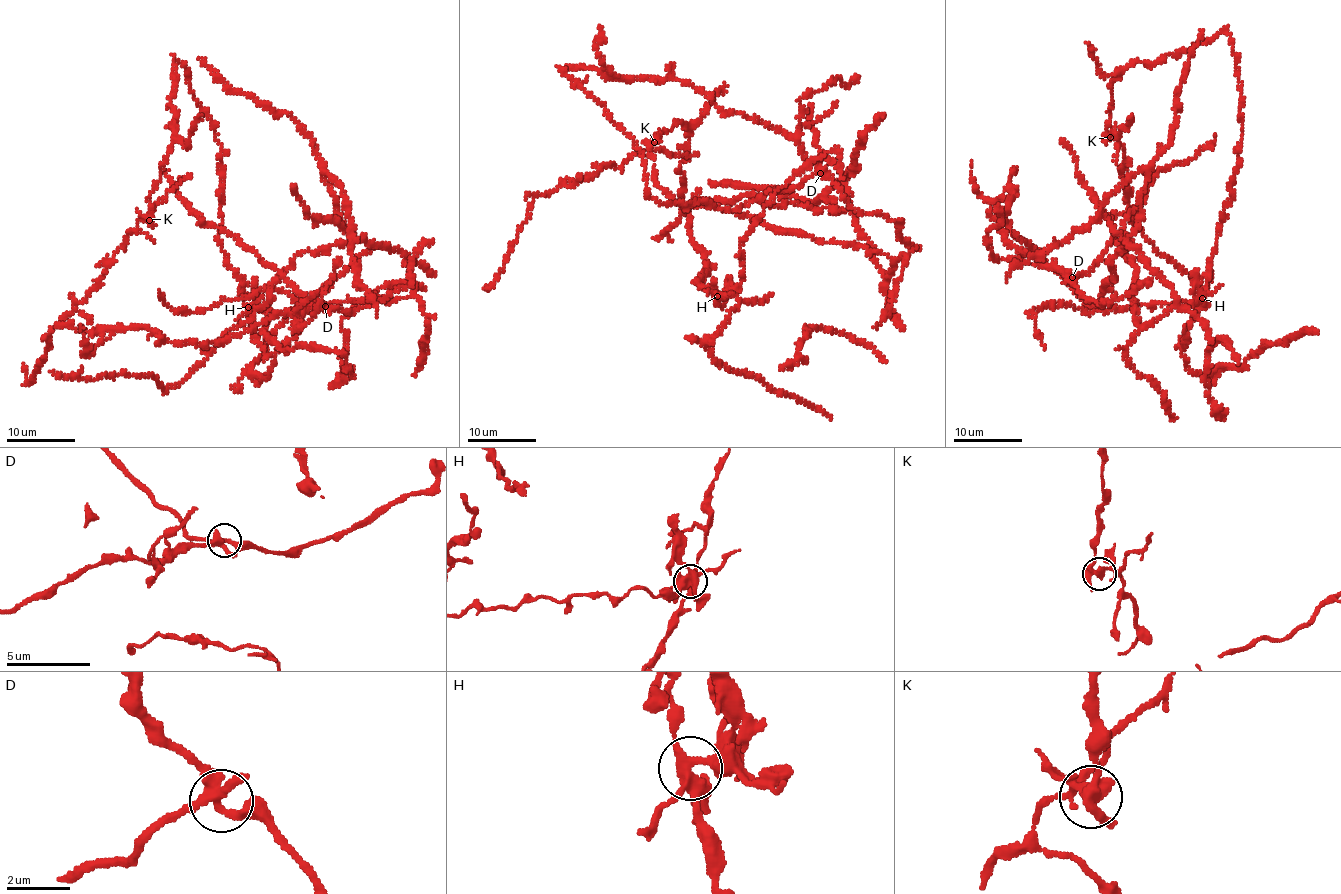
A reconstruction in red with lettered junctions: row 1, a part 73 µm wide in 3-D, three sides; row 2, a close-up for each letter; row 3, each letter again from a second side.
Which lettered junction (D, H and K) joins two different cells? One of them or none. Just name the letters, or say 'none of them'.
K

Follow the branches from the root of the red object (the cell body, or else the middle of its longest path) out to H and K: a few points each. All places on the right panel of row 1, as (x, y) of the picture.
H: (1217, 243), (1202, 298)
K: (1217, 243), (1241, 134), (1241, 81), (1227, 31), (1152, 65), (1130, 65), (1111, 85), (1109, 136)

